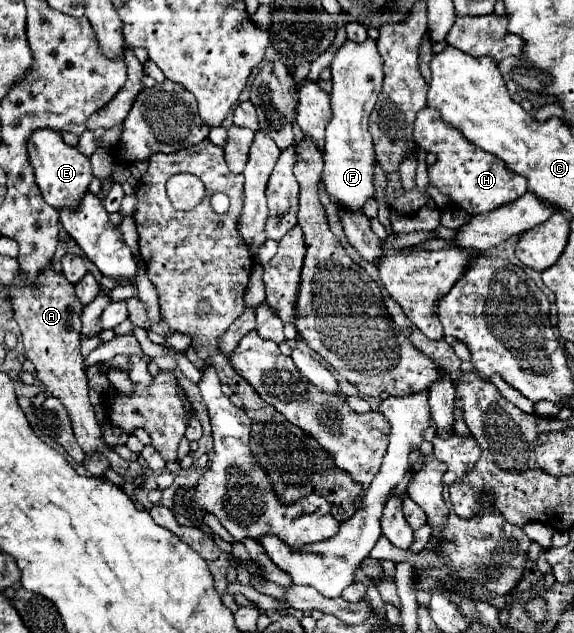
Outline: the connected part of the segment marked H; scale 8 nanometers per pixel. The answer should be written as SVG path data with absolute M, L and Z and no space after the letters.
M443 122L439 124L439 158L435 166L427 168L427 172L431 184L471 216L499 208L527 192L527 178L511 172L503 160L475 148L475 144L467 142L459 132L455 132L455 128Z

